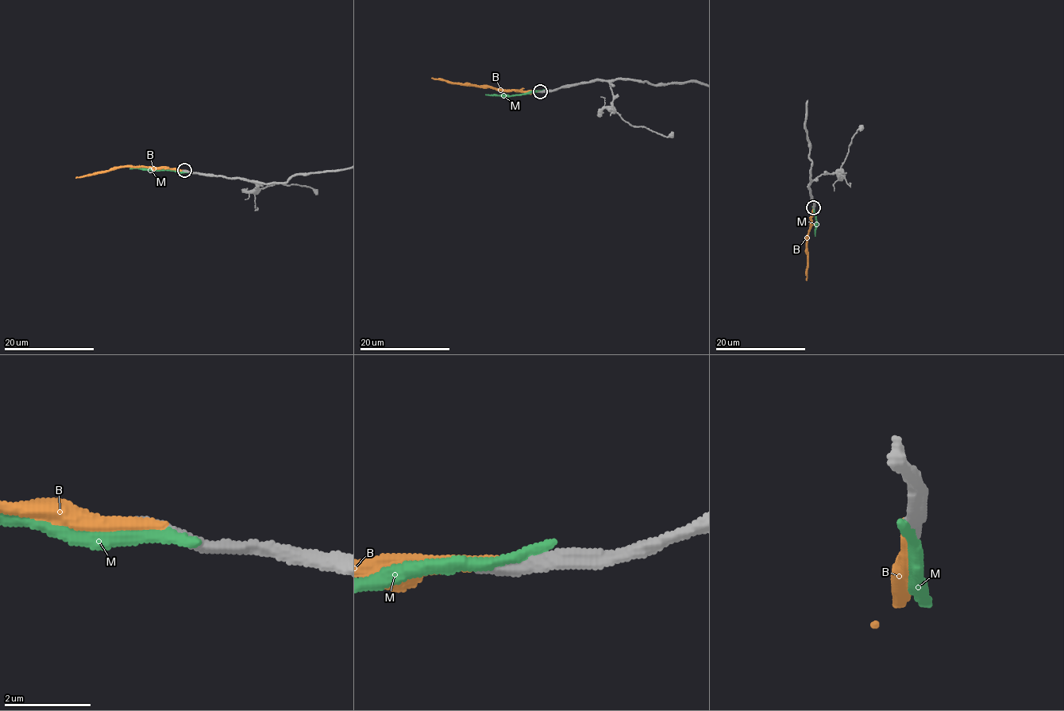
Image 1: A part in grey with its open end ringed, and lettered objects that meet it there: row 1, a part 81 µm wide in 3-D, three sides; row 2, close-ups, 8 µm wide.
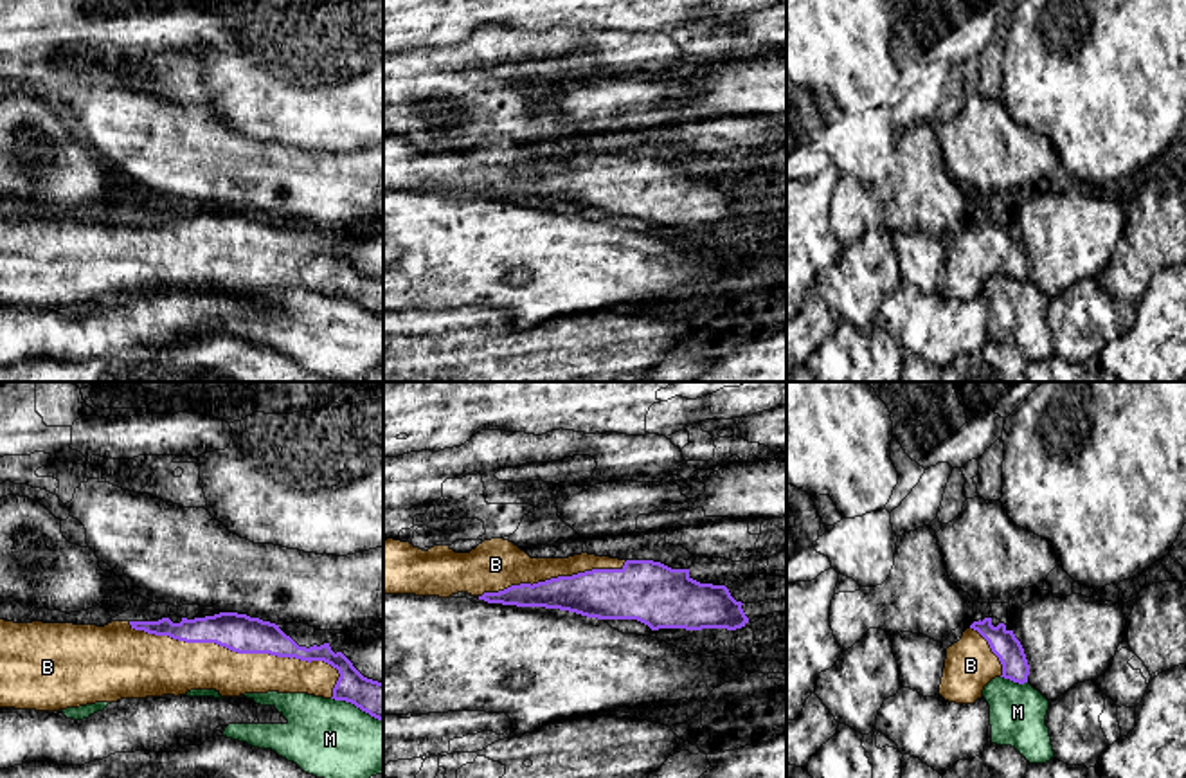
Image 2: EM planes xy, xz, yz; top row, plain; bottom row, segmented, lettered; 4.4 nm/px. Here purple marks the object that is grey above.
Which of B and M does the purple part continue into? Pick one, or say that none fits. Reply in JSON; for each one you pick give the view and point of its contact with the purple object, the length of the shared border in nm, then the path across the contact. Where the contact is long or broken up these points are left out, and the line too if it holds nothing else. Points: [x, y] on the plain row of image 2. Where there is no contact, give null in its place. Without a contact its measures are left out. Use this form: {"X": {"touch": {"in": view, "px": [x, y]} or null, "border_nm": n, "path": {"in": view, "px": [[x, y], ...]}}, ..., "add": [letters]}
{"B": {"touch": {"in": "xy", "px": [236, 247]}, "border_nm": 1000}, "add": ["B"]}

